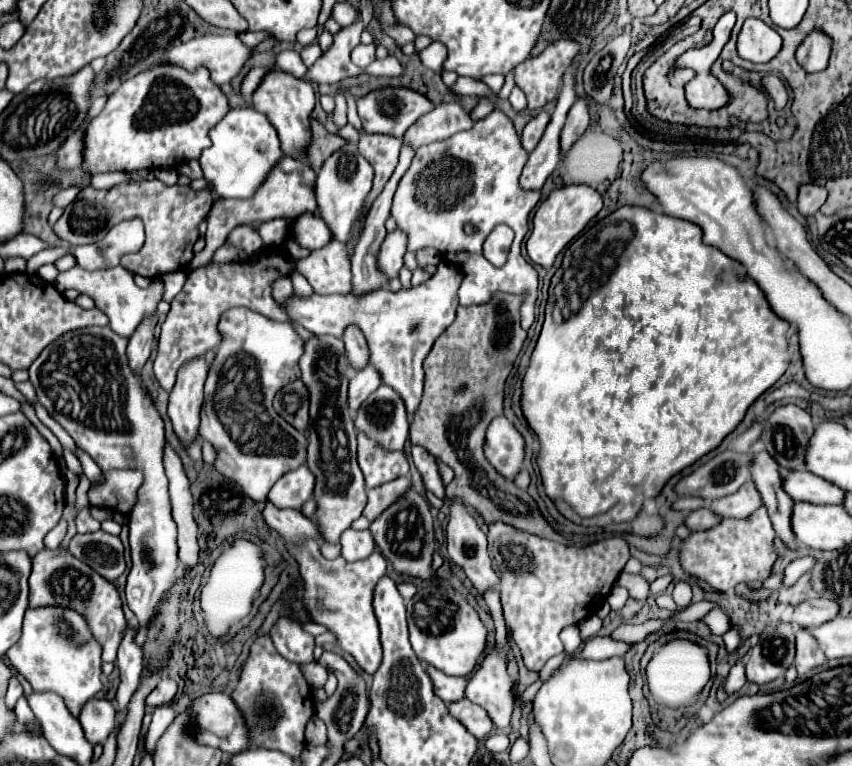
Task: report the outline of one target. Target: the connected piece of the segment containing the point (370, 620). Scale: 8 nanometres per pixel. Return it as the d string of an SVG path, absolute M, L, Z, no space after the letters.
M284 540L284 544L300 566L300 576L304 578L306 588L304 604L310 616L336 634L342 650L346 650L364 672L374 674L382 662L382 646L378 622L372 608L372 588L376 586L376 580L386 574L384 556L374 550L368 558L358 562L346 562L342 556L338 556L336 560L326 560L320 554L316 540L304 540L302 544L288 544Z

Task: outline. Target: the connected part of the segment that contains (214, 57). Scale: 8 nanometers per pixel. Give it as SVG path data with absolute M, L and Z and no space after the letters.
M206 34L202 38L194 38L186 44L172 48L158 62L174 62L174 64L180 64L184 68L190 68L190 72L196 70L198 64L204 64L210 70L212 80L216 84L224 84L224 82L230 82L244 68L244 64L250 60L252 54L254 54L254 48L246 46L236 34L222 34L222 36L220 34Z

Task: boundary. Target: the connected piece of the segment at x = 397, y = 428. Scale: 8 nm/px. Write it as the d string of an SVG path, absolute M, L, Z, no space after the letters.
M382 384L362 402L356 412L354 426L380 448L390 452L404 448L410 428L404 402L386 384Z

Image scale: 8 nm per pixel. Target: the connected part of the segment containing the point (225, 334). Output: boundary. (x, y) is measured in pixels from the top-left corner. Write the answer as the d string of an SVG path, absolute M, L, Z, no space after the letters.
M232 308L222 314L218 332L222 342L218 346L216 358L210 366L206 386L204 386L204 404L200 410L200 426L198 434L202 440L210 442L216 450L214 470L238 484L242 492L252 498L254 502L266 502L266 496L272 484L292 468L298 468L306 460L306 438L294 426L290 426L284 418L280 418L272 408L274 394L288 382L300 378L298 360L304 352L304 340L298 336L290 322L276 322L268 320L266 316L252 312L248 308Z

